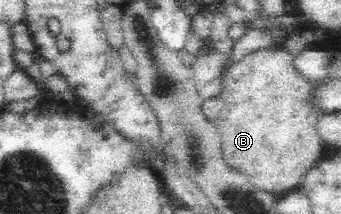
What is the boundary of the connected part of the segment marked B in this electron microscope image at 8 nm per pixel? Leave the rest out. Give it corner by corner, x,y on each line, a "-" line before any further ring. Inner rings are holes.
271,46
257,49
234,61
222,77
219,97
224,101
220,116
213,123
221,139
225,163
245,176
259,190
284,195
297,188
307,170
311,170
323,156
323,144
315,132
315,124
321,116
319,110
310,108
304,99
312,88
311,82
293,67
293,55
283,47

